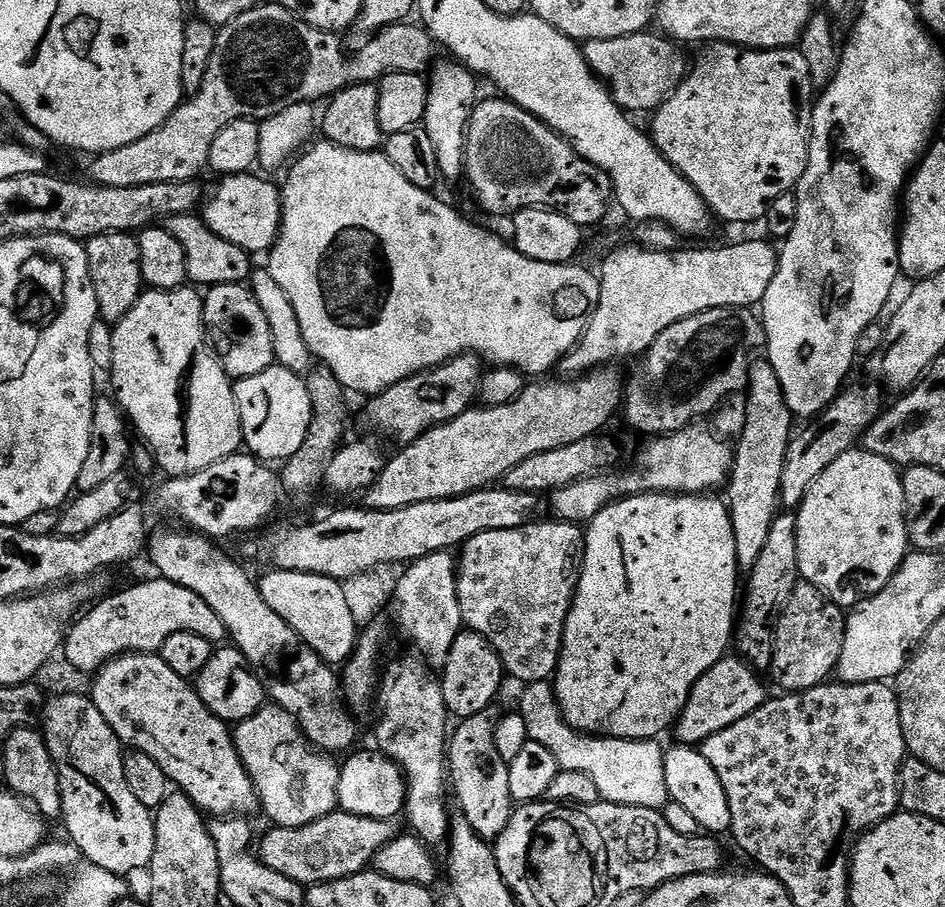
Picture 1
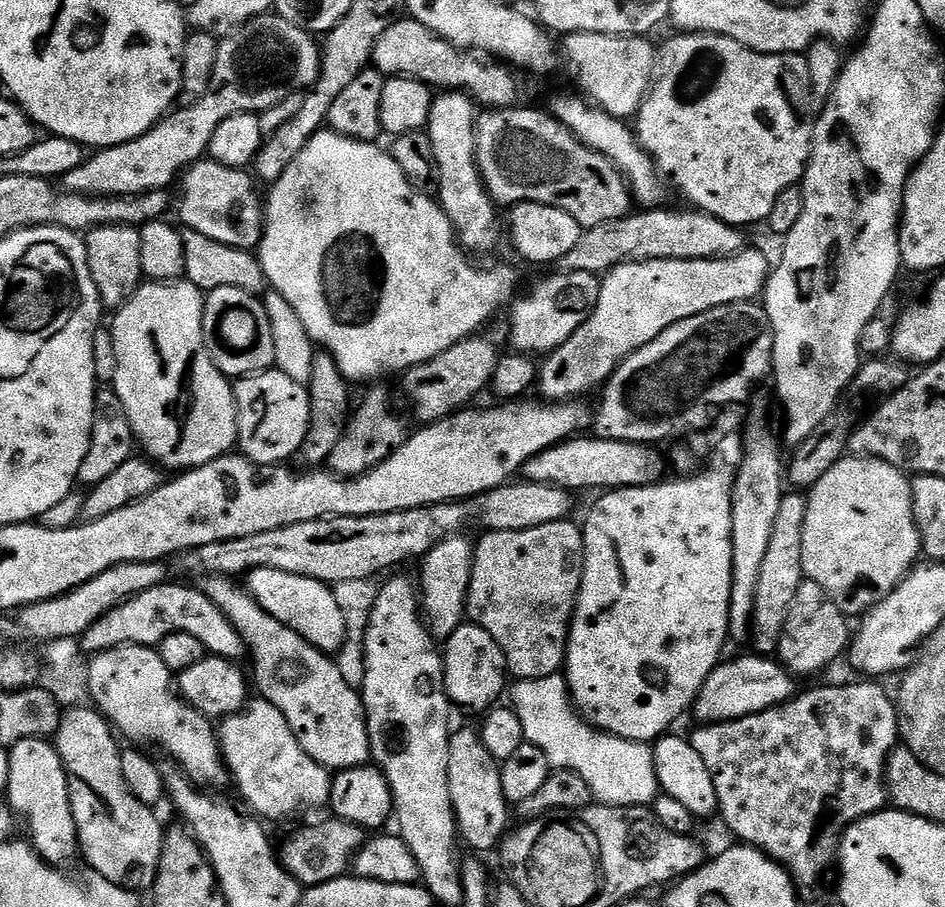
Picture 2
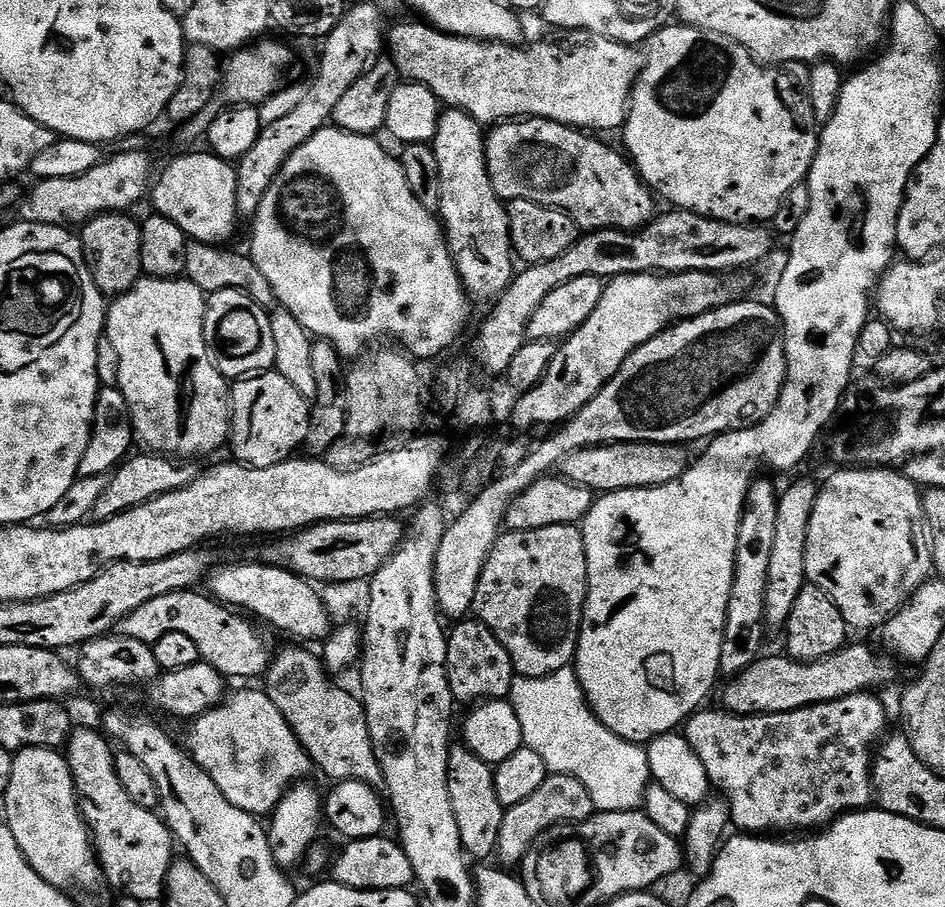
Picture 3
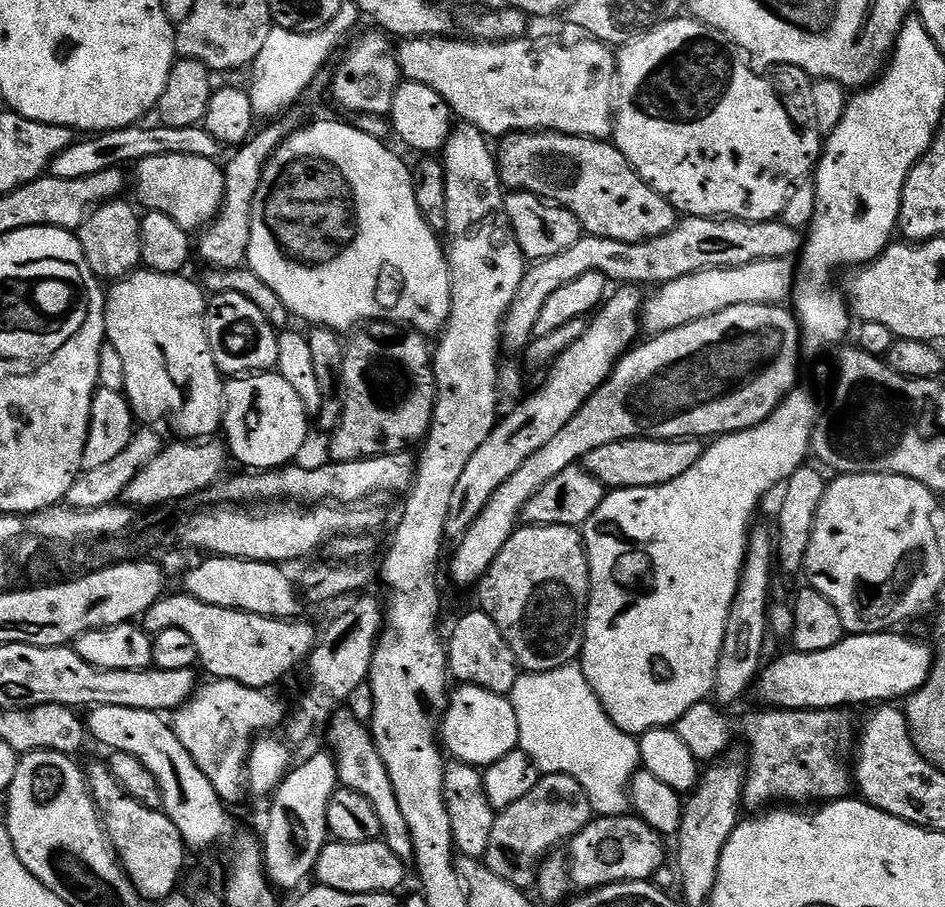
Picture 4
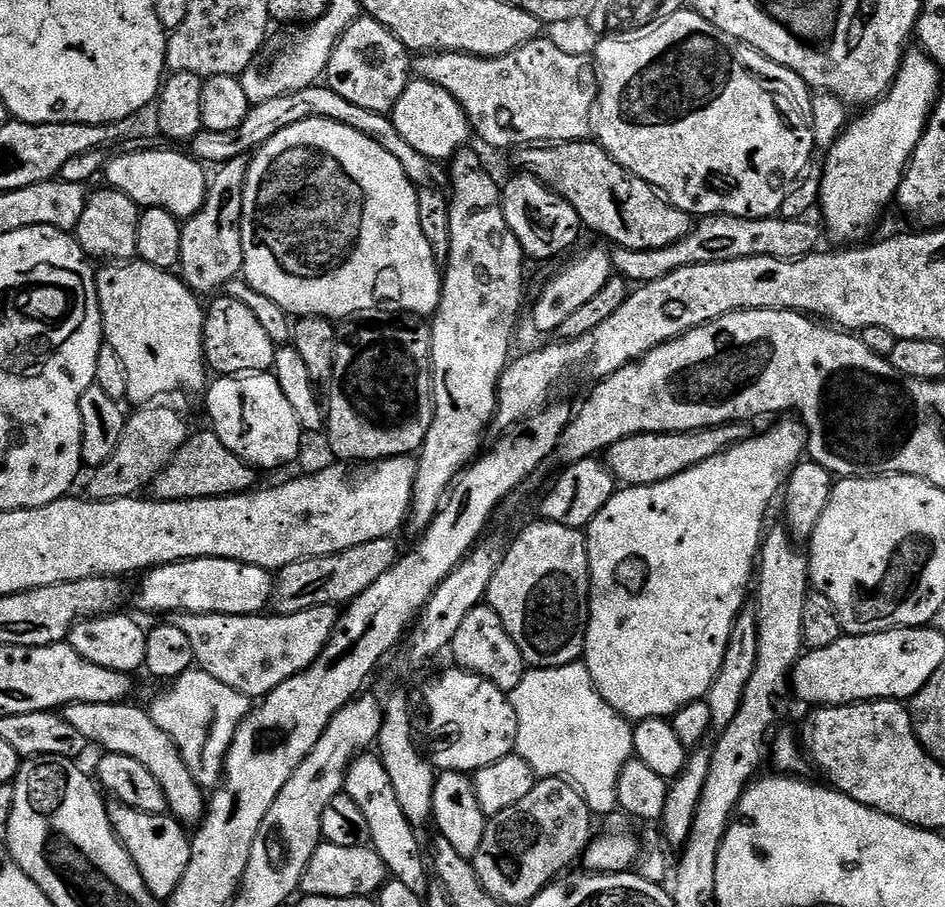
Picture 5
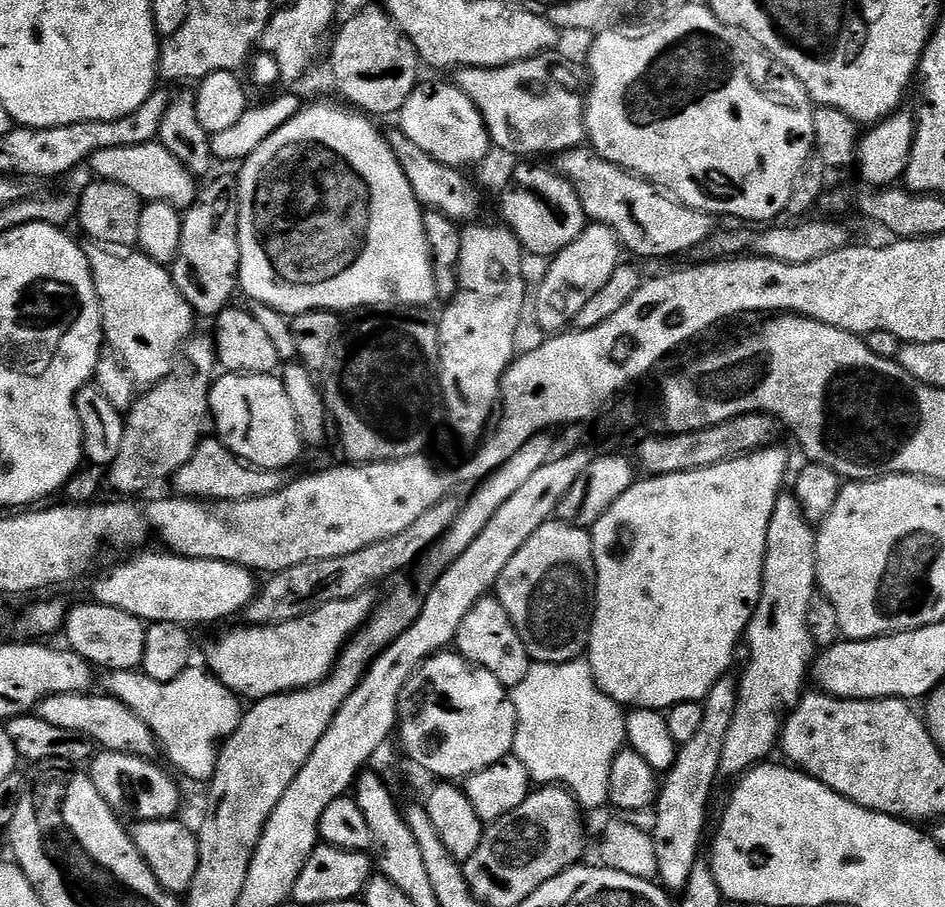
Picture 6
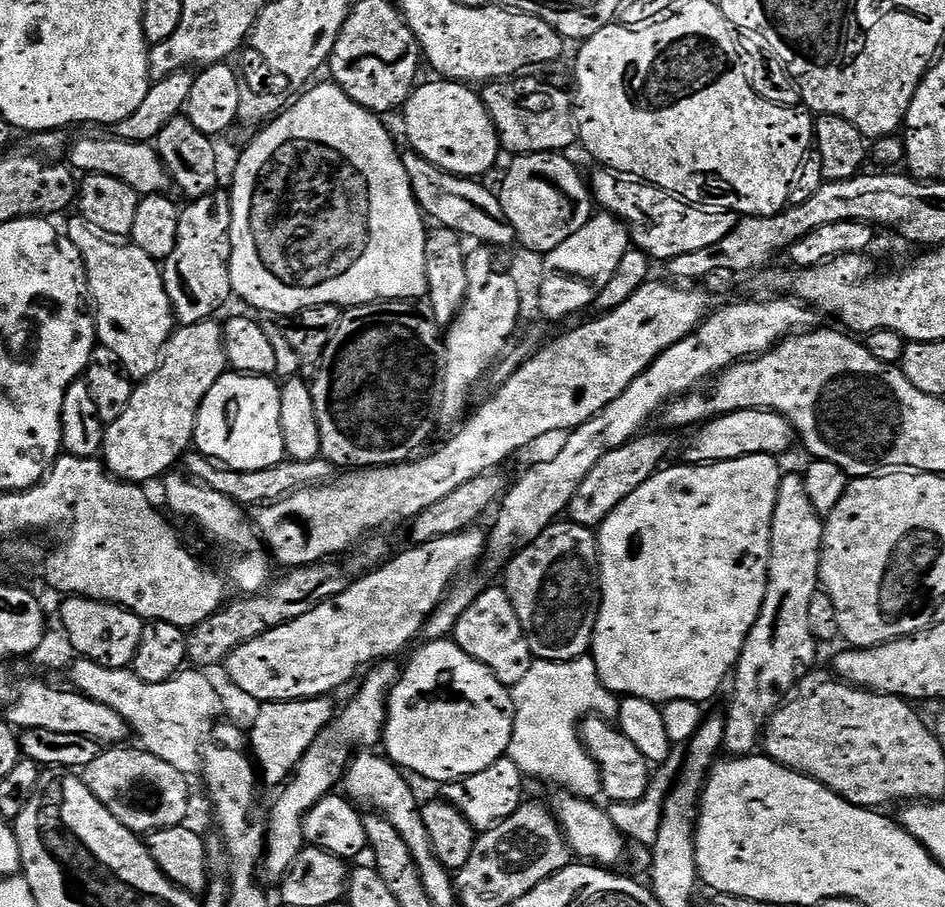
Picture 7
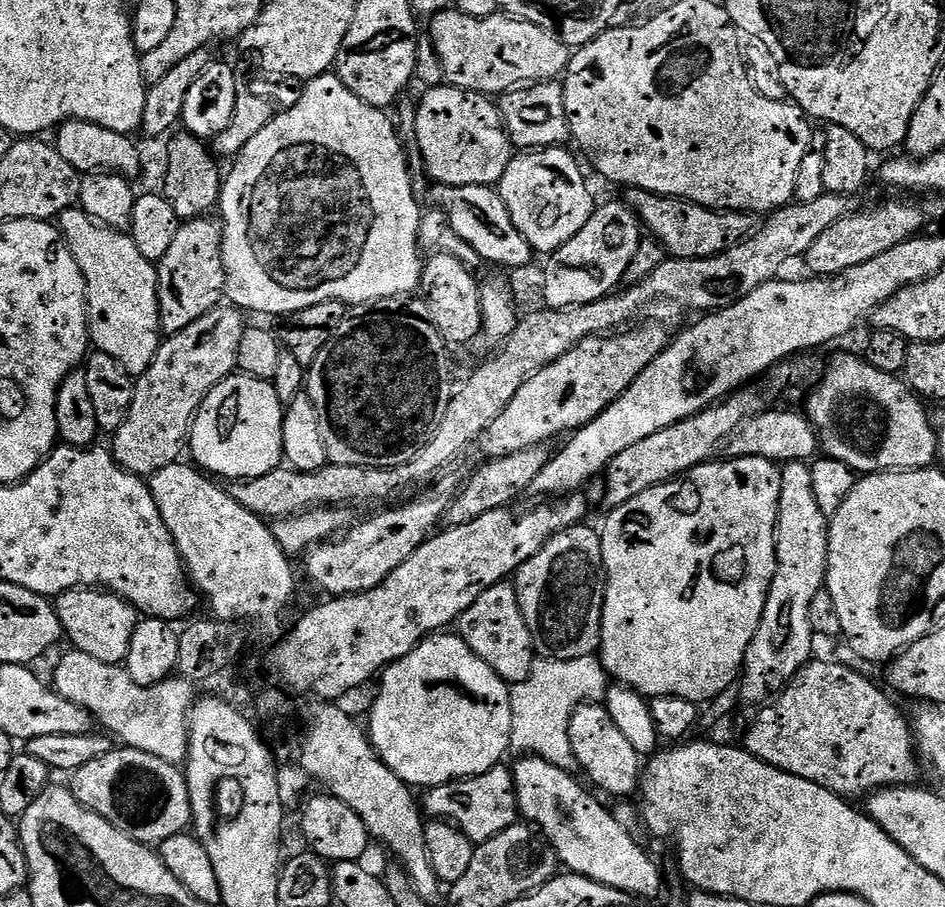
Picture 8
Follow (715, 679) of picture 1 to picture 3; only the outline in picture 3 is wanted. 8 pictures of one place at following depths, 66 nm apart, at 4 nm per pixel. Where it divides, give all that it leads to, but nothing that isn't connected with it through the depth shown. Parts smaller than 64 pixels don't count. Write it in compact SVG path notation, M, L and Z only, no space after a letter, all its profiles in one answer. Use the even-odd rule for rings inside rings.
M849 643L847 646L827 656L824 660L815 660L809 664L804 664L800 660L793 660L787 654L781 656L768 656L755 660L746 670L742 670L742 674L731 677L727 681L728 684L724 688L724 704L723 711L733 712L736 716L761 716L763 712L766 714L778 714L779 712L793 712L799 708L805 708L811 704L821 704L822 702L830 702L837 700L843 696L850 694L858 694L859 692L867 692L869 690L880 690L883 684L888 684L896 676L896 668L887 660L887 655L879 656L876 652L871 652L864 644Z

